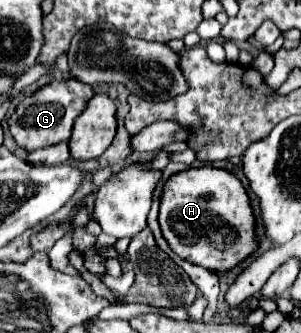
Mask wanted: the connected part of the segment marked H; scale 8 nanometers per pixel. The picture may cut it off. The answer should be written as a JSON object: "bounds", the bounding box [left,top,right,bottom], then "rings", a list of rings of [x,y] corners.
{"bounds":[159,165,259,271],"rings":[[[211,165],[191,167],[175,173],[163,187],[159,225],[173,251],[195,265],[211,271],[229,271],[259,247],[255,213],[241,181],[227,169]]]}

